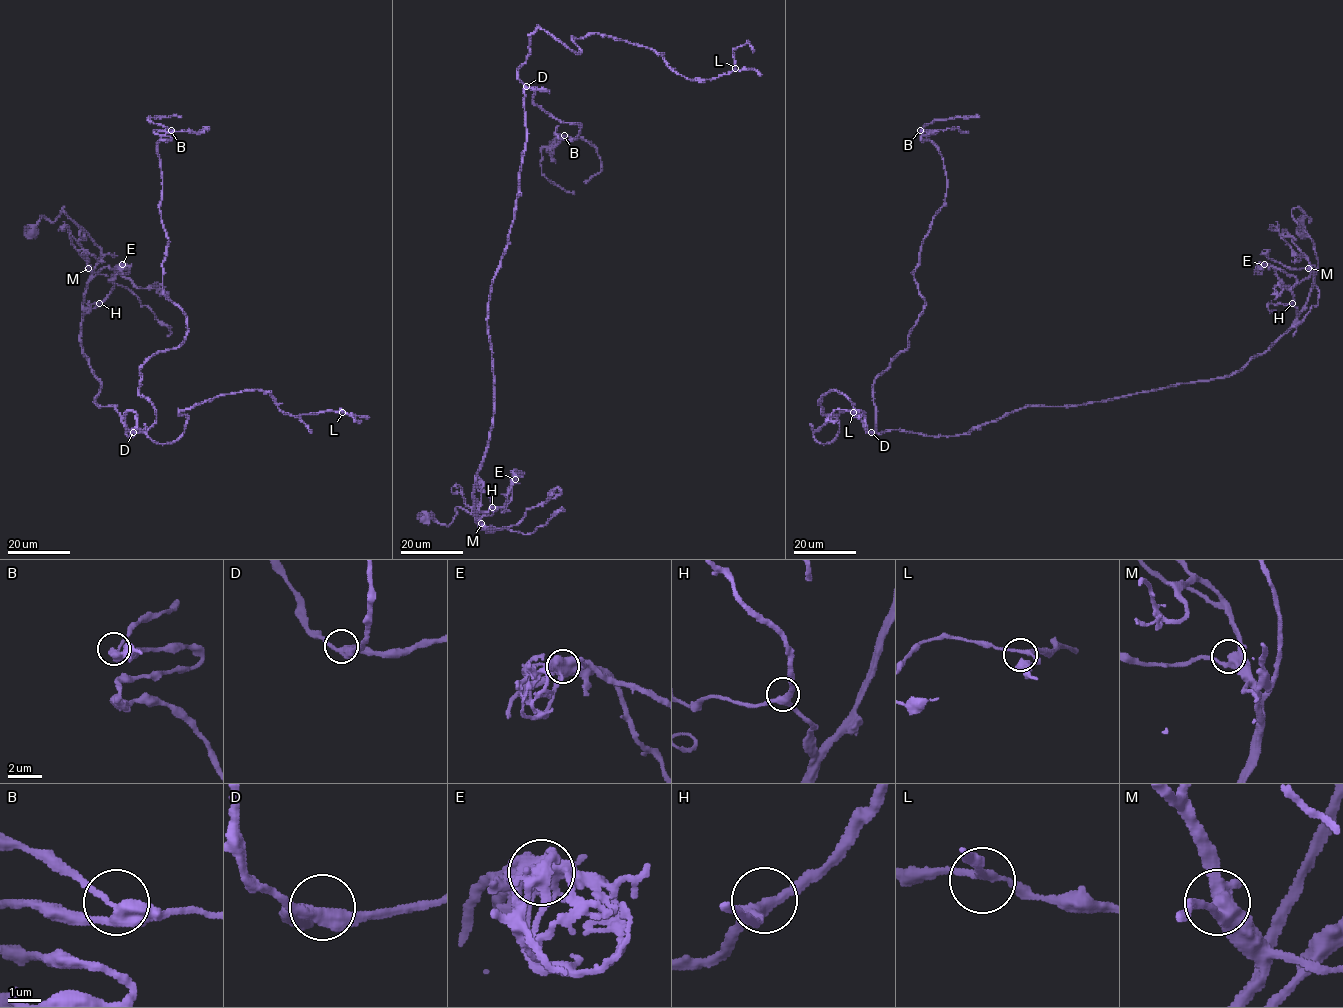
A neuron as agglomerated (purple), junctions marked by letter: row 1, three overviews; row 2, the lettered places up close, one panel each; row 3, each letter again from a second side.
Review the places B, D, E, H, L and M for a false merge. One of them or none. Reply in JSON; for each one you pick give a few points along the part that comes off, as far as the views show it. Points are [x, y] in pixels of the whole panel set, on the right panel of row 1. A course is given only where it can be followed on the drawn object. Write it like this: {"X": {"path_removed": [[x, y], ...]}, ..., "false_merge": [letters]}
{"E": {"path_removed": [[1265, 265], [1295, 277], [1296, 282]]}, "false_merge": ["E"]}

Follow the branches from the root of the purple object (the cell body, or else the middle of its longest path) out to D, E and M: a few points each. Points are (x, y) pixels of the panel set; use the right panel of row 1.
D: (1302, 231), (1310, 219), (1296, 208), (1317, 260), (1309, 300), (1230, 375), (1024, 407), (953, 436), (871, 432)
E: (1302, 231), (1304, 218), (1310, 219), (1296, 208), (1292, 216), (1317, 260), (1299, 313), (1275, 269), (1265, 265)
M: (1302, 231), (1304, 218), (1310, 219), (1296, 208), (1292, 216), (1314, 244), (1317, 260), (1314, 274), (1308, 268)

